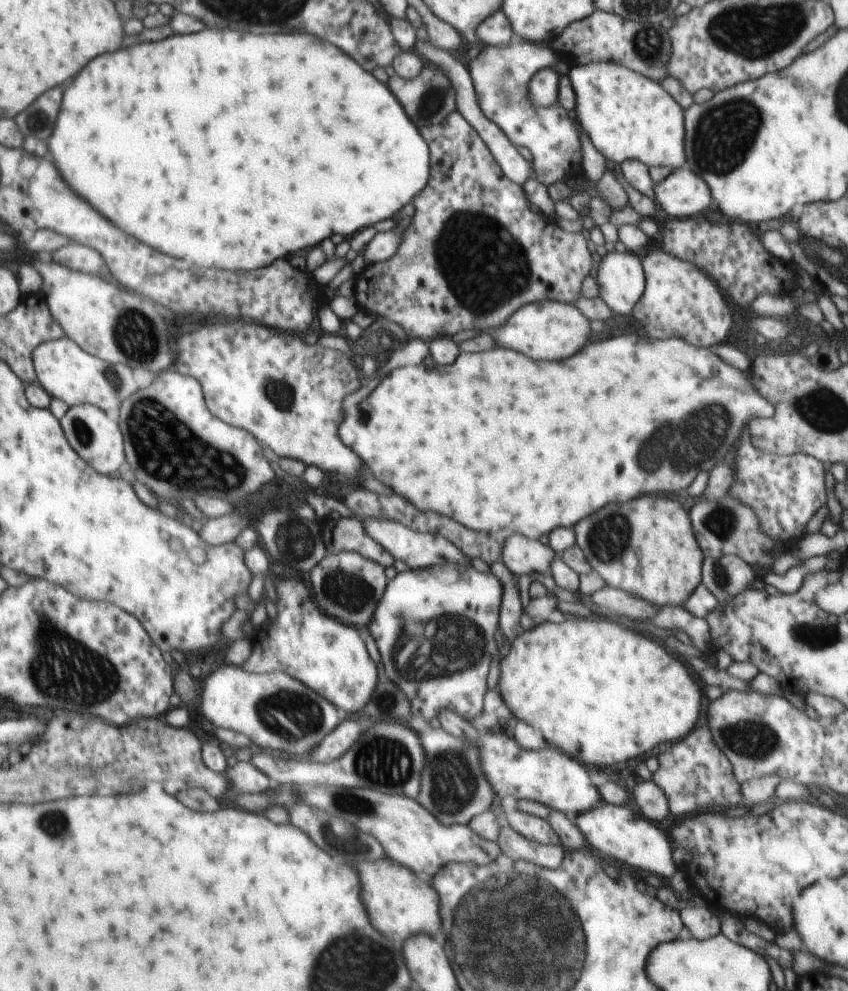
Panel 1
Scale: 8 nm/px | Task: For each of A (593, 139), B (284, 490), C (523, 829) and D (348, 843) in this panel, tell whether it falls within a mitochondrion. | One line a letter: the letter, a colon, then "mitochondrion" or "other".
A: other
B: other
C: other
D: mitochondrion

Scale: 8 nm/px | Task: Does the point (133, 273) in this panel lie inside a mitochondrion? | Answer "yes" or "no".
no

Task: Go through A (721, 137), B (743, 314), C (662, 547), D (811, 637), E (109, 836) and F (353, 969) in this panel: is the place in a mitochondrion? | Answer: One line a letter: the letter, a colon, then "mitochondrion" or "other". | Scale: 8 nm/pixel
A: mitochondrion
B: other
C: other
D: mitochondrion
E: other
F: mitochondrion

